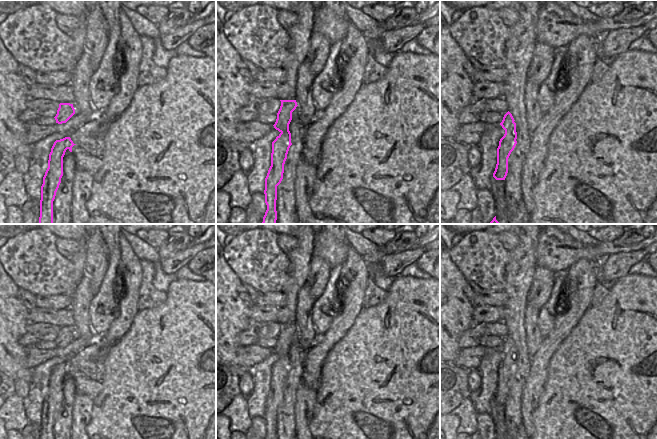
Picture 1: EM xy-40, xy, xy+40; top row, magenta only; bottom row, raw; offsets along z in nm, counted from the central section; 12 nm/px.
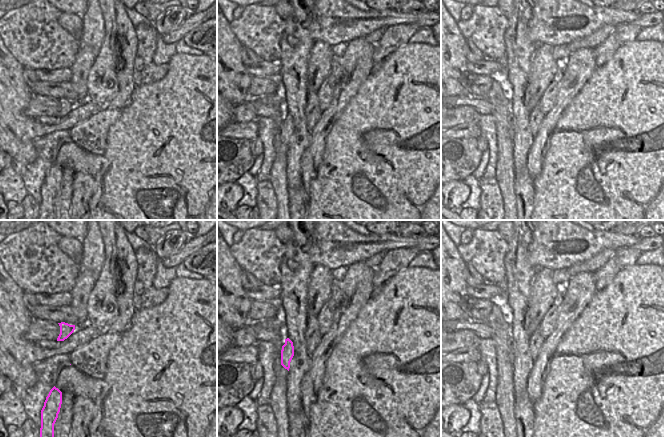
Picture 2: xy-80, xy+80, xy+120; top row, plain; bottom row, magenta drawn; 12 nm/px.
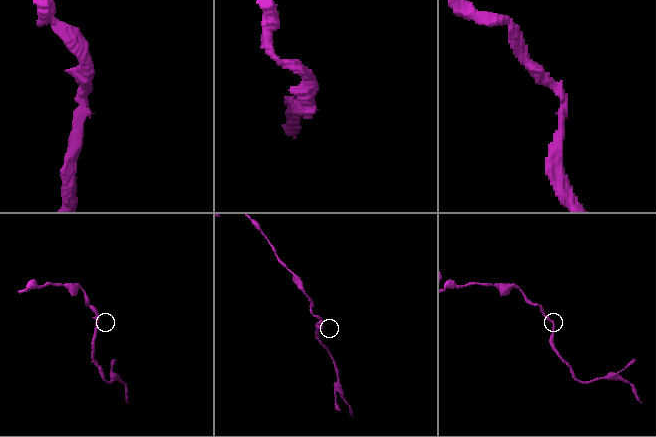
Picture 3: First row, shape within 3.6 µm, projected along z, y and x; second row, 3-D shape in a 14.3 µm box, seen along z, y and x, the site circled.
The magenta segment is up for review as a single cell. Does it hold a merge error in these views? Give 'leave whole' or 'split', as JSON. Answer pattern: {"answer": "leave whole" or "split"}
{"answer": "leave whole"}

